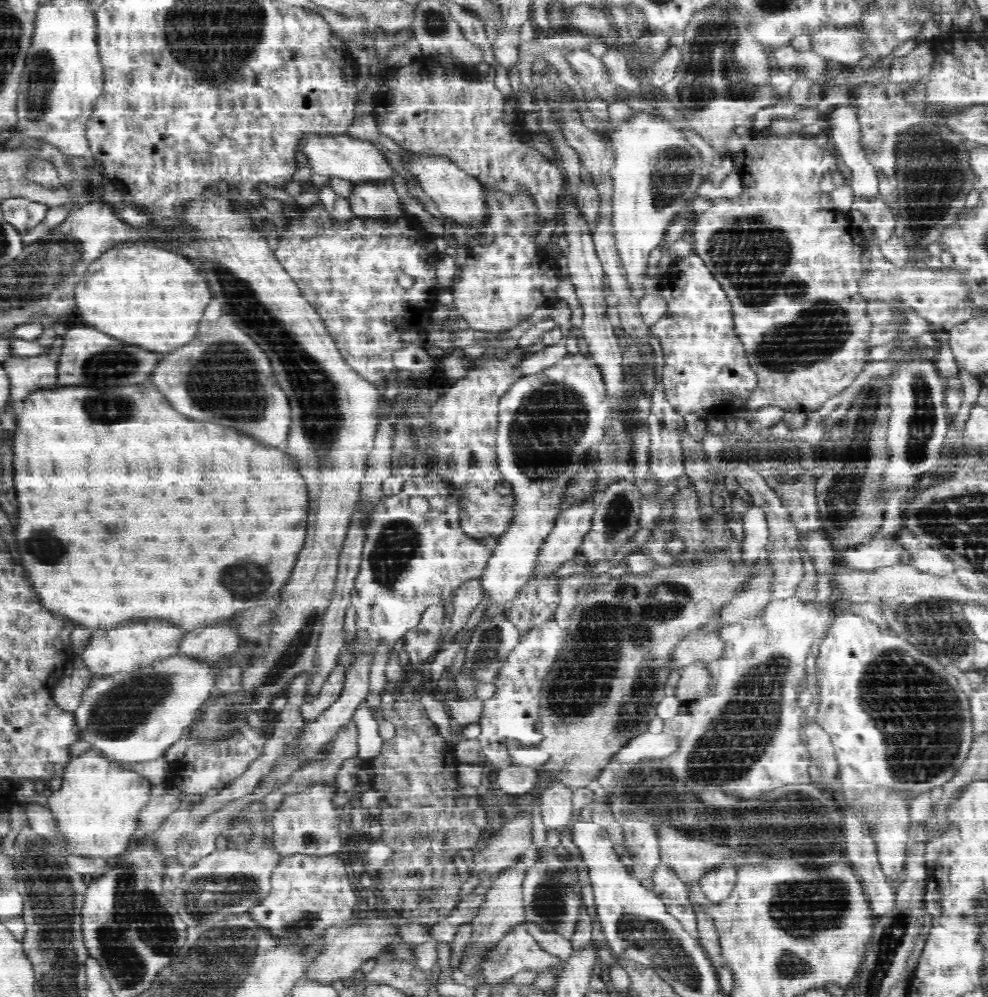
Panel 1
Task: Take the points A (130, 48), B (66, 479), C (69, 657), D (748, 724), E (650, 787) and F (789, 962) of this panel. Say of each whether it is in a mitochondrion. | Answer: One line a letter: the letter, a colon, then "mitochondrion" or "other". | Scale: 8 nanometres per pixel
A: other
B: other
C: other
D: mitochondrion
E: mitochondrion
F: mitochondrion

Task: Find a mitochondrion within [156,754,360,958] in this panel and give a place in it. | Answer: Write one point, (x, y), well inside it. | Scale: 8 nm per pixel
(207, 891)

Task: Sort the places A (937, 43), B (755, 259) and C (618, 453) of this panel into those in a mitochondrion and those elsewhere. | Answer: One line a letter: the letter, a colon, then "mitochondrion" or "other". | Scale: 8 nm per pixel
A: other
B: mitochondrion
C: mitochondrion

